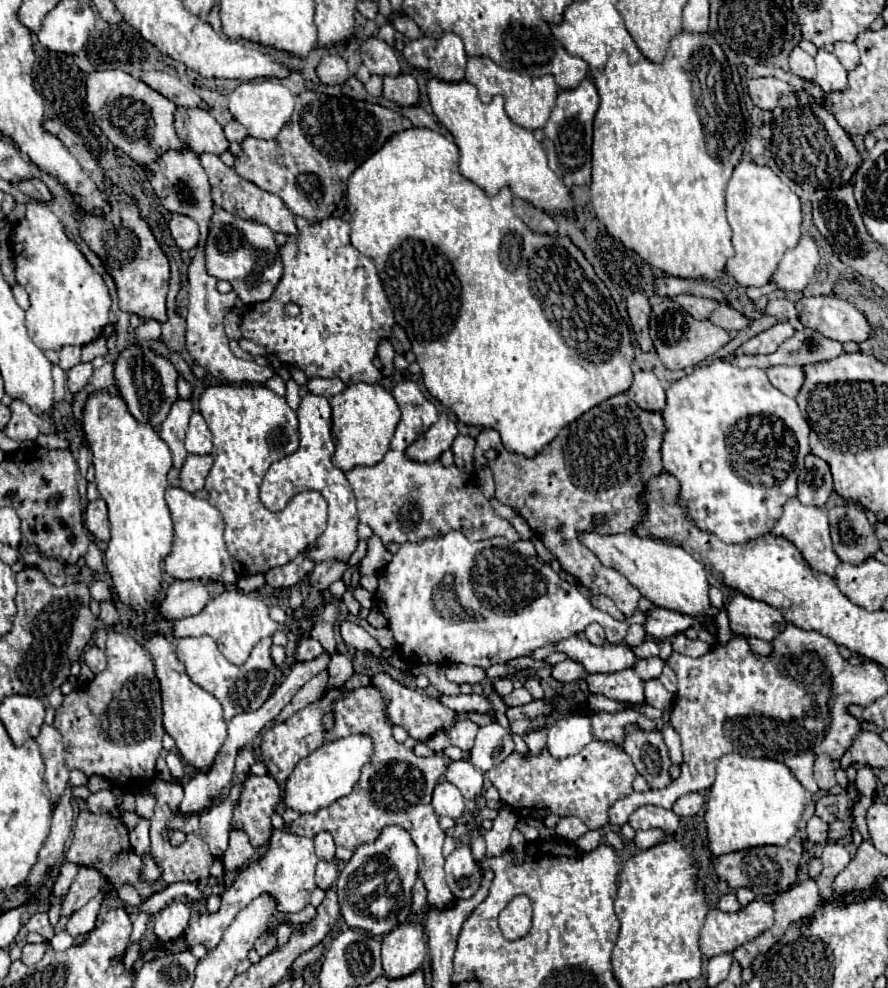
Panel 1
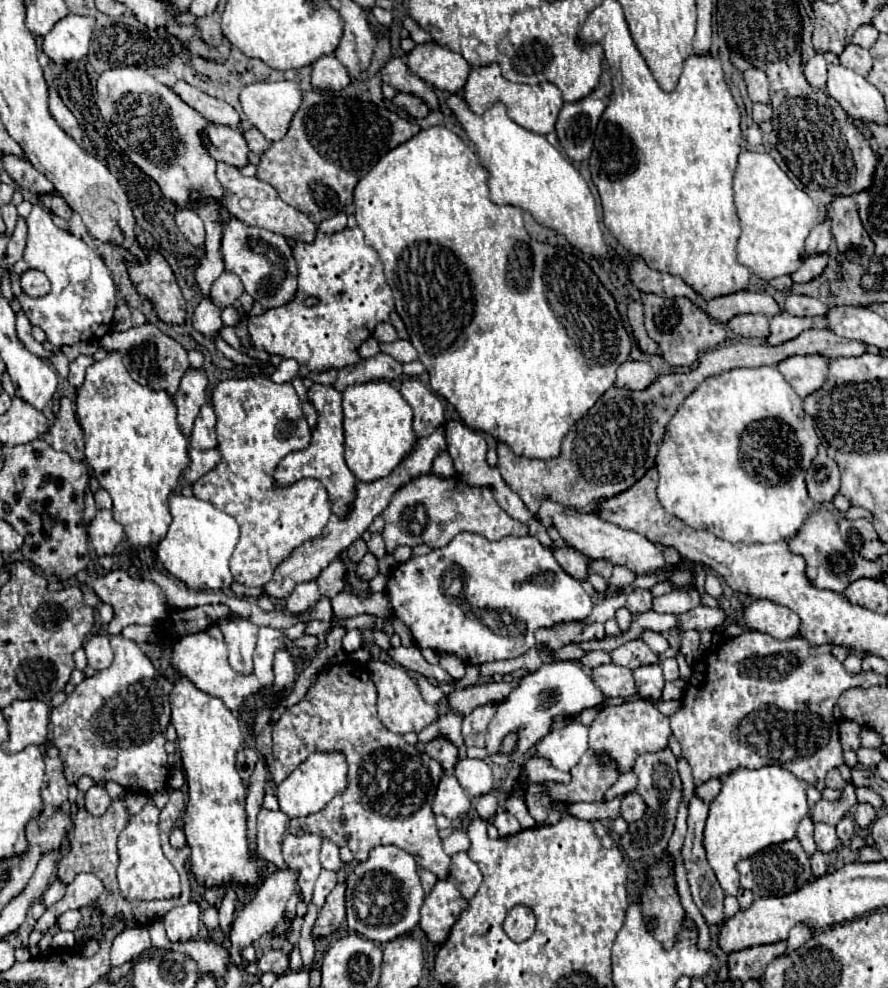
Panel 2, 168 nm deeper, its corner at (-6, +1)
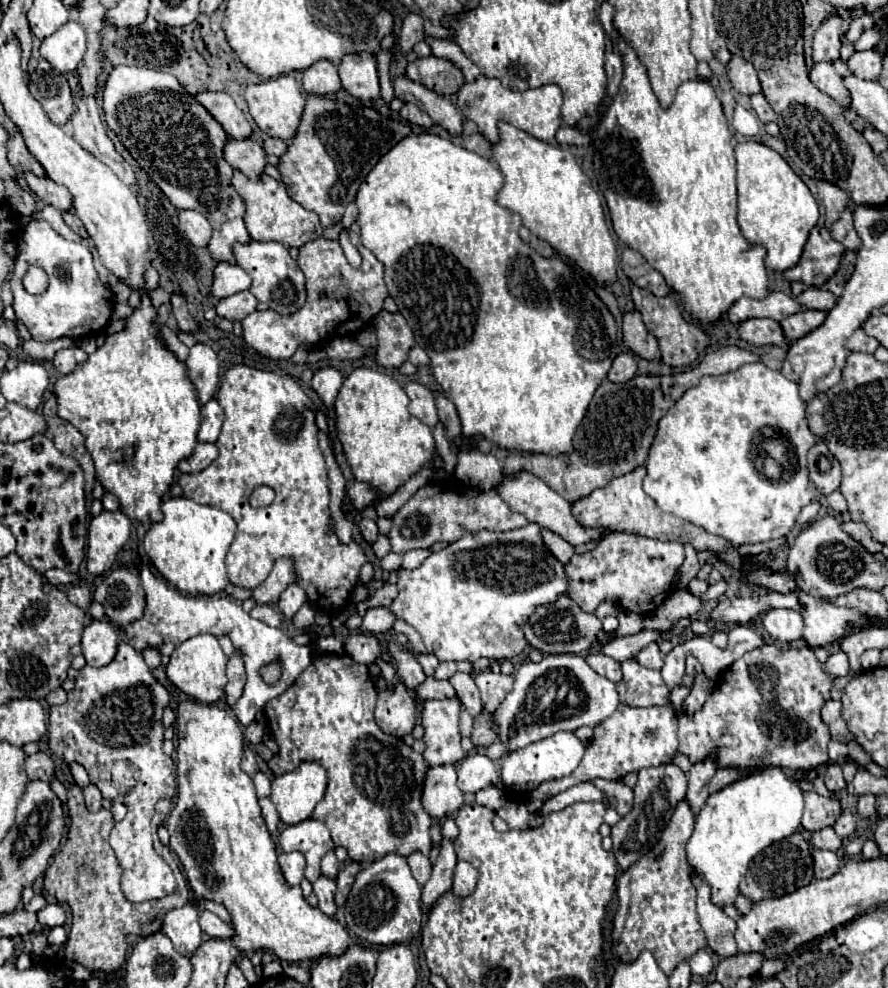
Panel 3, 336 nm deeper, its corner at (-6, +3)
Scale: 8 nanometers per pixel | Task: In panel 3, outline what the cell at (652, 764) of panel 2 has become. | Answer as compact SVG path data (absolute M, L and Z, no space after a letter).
M660 764L658 768L642 768L638 772L638 784L634 788L634 806L632 812L626 814L618 824L612 826L612 852L622 870L626 870L634 860L638 860L642 854L646 854L662 834L662 828L666 828L678 800L686 794L686 774L674 766L674 764Z

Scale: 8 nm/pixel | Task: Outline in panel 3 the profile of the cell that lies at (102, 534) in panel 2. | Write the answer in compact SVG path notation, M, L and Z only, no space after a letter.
M104 510L100 516L92 518L88 528L88 560L86 568L90 574L104 574L112 568L116 552L124 546L130 536L130 518L116 510Z

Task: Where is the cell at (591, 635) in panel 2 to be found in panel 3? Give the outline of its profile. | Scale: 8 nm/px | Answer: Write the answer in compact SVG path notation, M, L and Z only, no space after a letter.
M560 594L554 602L536 606L528 622L522 624L522 630L528 644L544 654L580 654L588 650L590 644L598 638L598 632L602 630L602 622L594 614L584 612L570 596Z

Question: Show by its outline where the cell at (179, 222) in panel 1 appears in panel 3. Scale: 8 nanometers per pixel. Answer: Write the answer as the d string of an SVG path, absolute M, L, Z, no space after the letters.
M180 210L178 218L180 218L178 228L188 238L190 244L208 246L208 242L212 238L212 228L210 228L210 222L206 220L206 216L202 216L196 210Z

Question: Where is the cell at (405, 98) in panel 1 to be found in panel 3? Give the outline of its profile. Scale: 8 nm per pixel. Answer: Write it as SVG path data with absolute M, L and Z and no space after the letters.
M404 104L402 110L400 110L400 116L404 120L408 120L410 124L416 124L416 126L422 126L422 128L432 128L434 126L432 118L424 110L420 110L416 104Z

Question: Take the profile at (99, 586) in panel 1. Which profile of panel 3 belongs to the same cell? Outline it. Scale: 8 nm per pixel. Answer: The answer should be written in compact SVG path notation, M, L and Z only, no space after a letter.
M118 568L106 574L94 590L94 600L104 606L108 620L120 626L138 620L146 606L138 576L126 568Z

